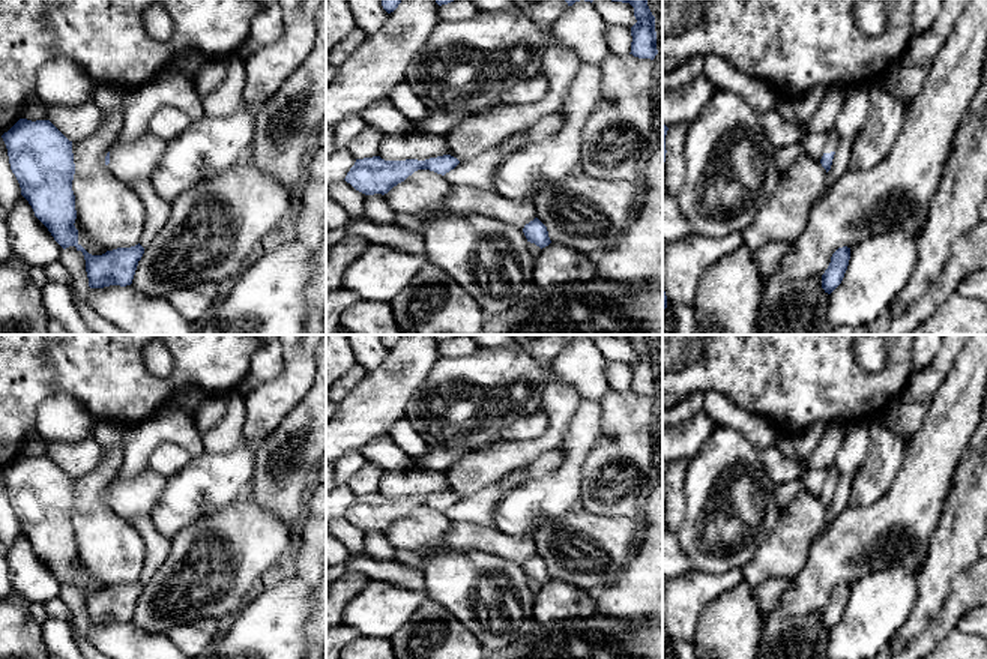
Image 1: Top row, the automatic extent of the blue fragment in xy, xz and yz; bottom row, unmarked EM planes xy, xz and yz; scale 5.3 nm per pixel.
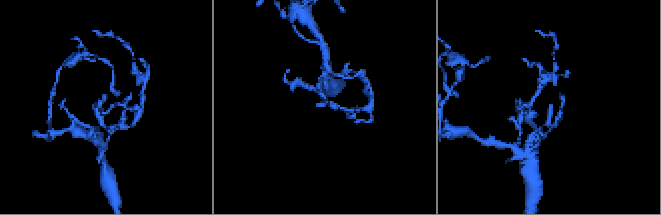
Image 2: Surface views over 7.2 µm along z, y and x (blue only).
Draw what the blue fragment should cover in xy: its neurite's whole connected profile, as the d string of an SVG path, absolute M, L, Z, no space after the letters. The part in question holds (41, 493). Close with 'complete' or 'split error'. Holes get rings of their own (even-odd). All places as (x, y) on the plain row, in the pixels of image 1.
M20 455L2 471L21 531L35 552L63 584L75 582L86 596L90 624L132 620L144 584L117 584L102 591L89 590L78 579L77 546L72 516L75 510L72 477L50 456Z | complete

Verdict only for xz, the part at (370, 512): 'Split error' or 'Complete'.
Complete

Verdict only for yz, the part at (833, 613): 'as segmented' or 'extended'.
as segmented

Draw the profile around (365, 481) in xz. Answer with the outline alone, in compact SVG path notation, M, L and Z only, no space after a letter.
M367 462L347 480L347 486L353 491L355 495L377 492L379 479L382 474L383 470L379 465Z

